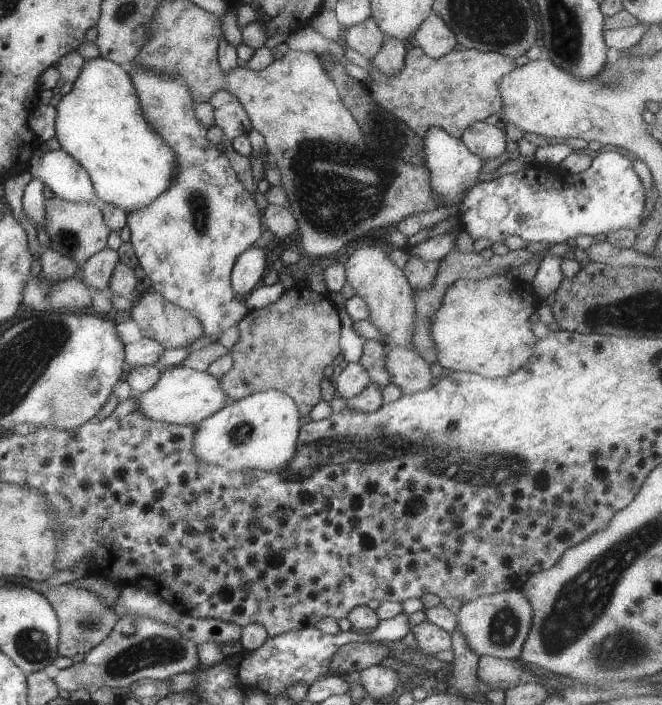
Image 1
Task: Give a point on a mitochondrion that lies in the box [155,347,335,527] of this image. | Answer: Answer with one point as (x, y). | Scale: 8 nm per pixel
(242, 431)

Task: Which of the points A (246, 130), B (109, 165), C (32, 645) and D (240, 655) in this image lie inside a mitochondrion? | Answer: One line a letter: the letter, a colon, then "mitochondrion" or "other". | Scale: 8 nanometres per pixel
A: other
B: other
C: mitochondrion
D: other

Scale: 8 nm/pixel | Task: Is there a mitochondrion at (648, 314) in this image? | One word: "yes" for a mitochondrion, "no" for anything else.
yes

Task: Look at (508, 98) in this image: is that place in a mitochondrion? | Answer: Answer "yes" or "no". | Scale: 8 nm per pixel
no

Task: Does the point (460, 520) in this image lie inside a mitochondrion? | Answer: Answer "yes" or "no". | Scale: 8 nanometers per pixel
no

